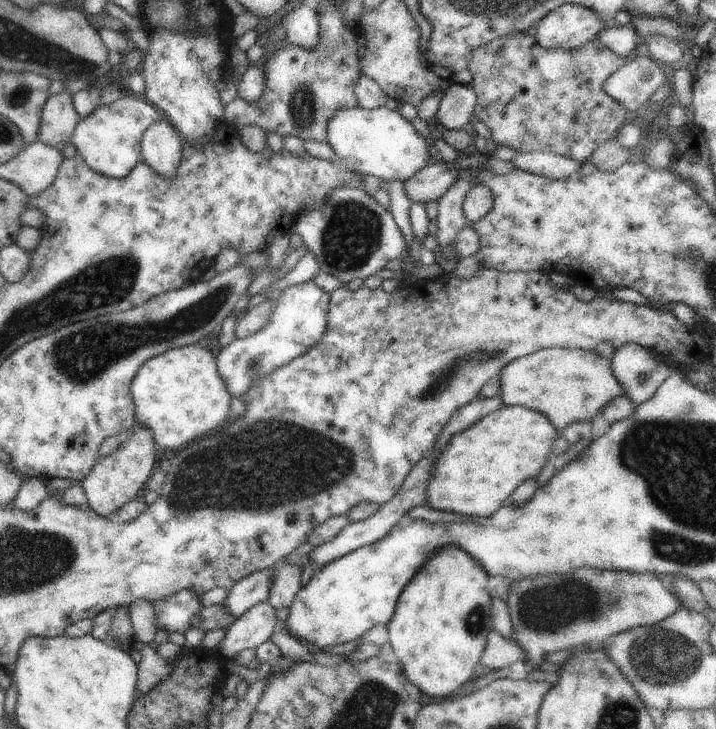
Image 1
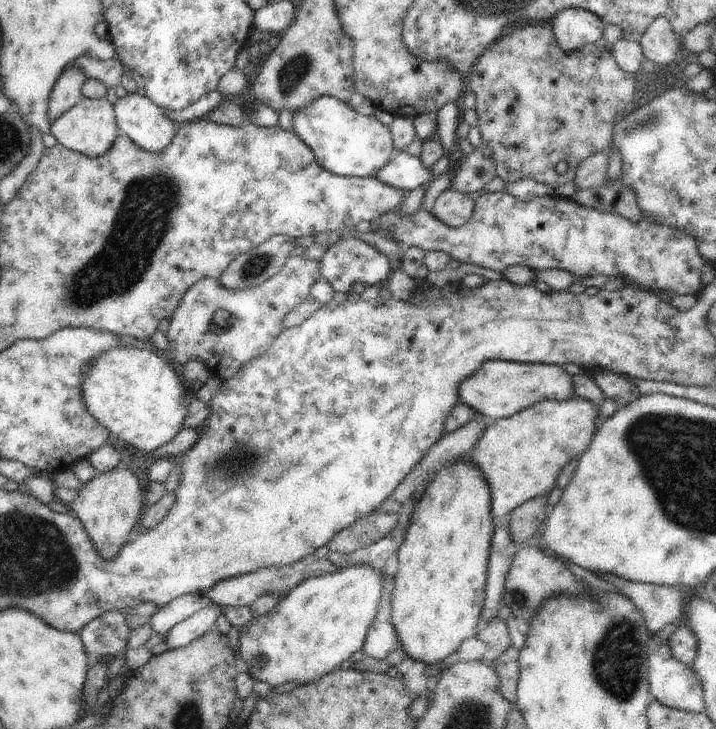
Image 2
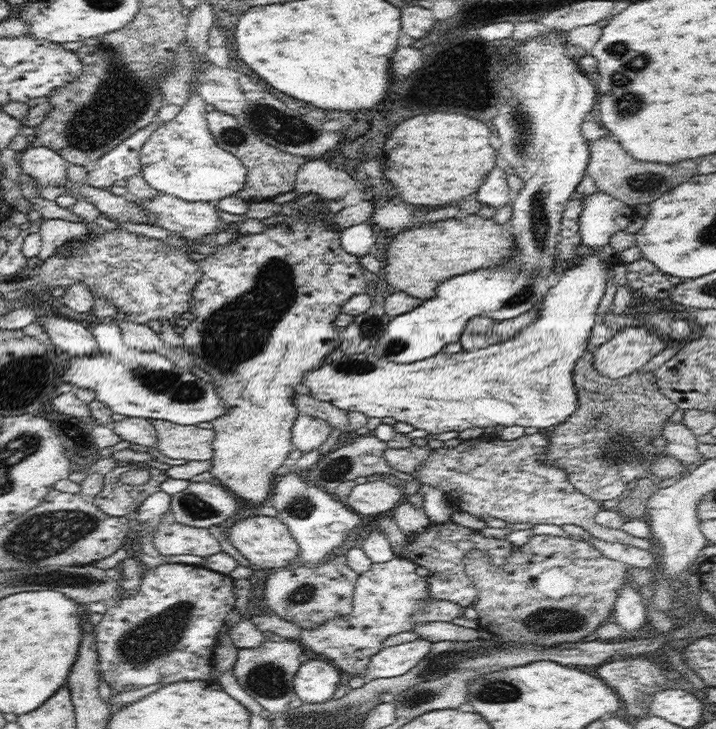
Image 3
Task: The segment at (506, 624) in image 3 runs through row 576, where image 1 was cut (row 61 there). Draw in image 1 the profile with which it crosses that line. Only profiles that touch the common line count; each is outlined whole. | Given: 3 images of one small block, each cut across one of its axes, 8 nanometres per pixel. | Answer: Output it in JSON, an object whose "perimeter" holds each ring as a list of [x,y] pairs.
{"perimeter":[[[534,34],[500,37],[476,50],[467,66],[471,74],[468,85],[477,96],[476,118],[490,130],[494,144],[514,148],[517,154],[556,152],[586,163],[599,146],[614,139],[631,119],[632,115],[602,90],[604,81],[629,61],[615,55],[598,38],[579,49],[566,51],[560,47],[544,50]]]}

